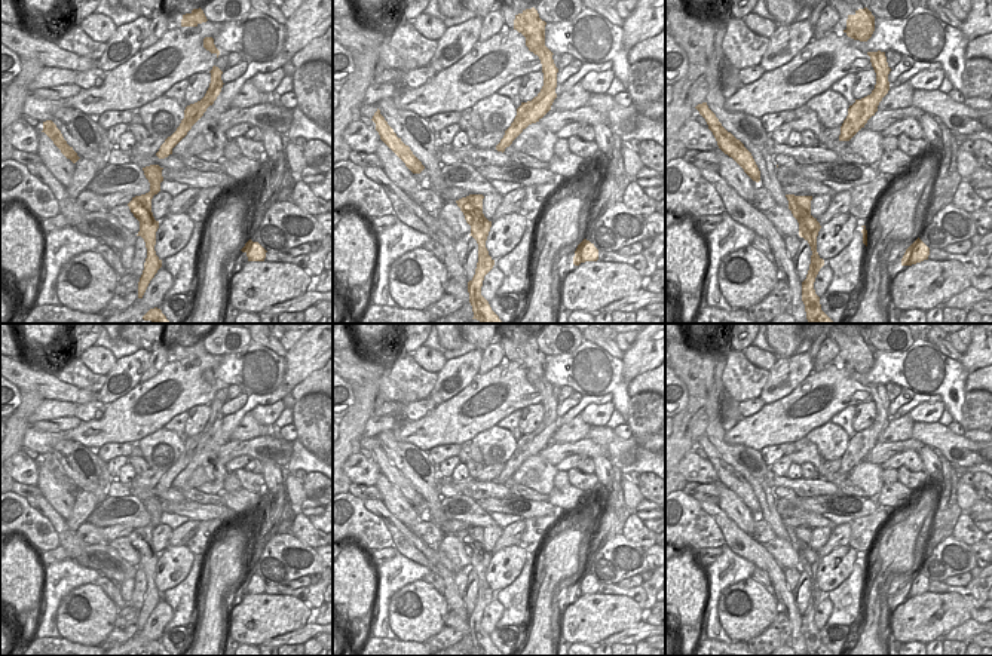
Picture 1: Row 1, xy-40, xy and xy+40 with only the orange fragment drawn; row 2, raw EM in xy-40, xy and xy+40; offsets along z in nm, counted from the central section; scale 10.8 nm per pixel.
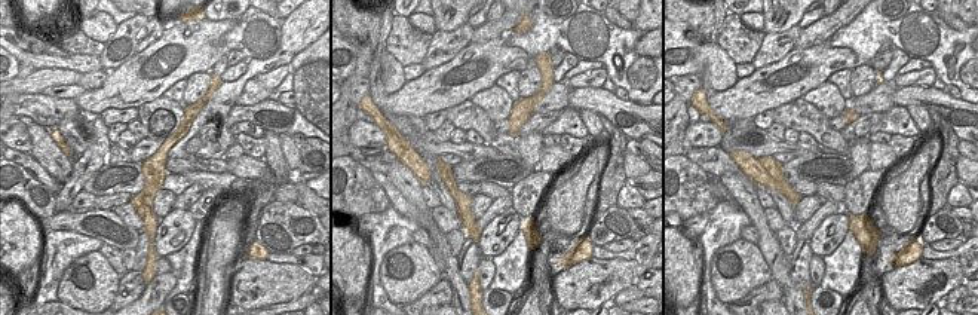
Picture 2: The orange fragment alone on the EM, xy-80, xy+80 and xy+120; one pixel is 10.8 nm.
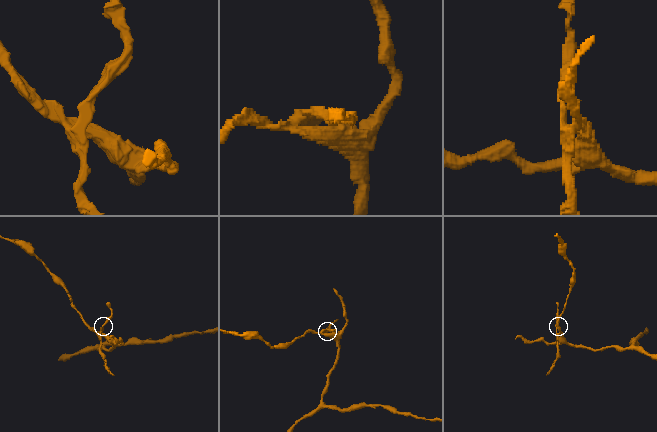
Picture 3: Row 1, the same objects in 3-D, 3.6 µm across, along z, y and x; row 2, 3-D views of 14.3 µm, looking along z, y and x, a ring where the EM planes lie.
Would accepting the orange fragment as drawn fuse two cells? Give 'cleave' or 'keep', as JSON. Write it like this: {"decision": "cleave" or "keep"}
{"decision": "cleave"}

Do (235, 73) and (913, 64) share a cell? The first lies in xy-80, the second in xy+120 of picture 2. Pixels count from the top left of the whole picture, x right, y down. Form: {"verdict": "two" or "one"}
{"verdict": "two"}

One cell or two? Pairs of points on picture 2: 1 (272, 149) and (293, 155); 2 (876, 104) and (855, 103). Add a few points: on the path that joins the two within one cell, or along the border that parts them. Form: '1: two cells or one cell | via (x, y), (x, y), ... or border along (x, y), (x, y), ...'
1: two cells | border along (278, 135), (281, 152), (290, 171)
2: one cell | via (871, 104), (860, 104)

